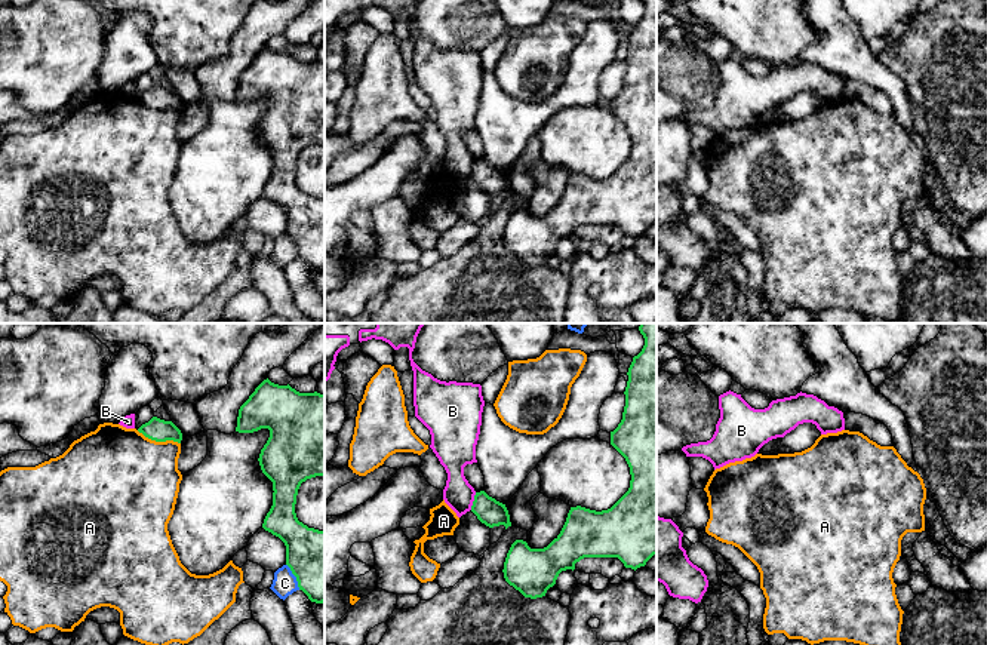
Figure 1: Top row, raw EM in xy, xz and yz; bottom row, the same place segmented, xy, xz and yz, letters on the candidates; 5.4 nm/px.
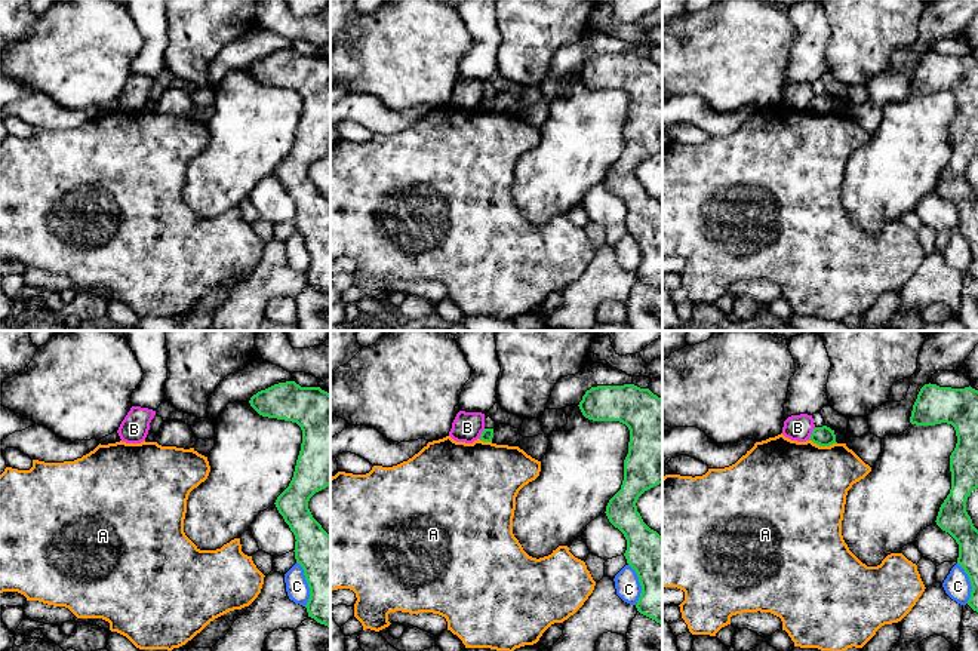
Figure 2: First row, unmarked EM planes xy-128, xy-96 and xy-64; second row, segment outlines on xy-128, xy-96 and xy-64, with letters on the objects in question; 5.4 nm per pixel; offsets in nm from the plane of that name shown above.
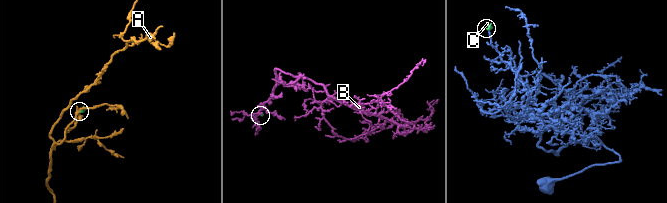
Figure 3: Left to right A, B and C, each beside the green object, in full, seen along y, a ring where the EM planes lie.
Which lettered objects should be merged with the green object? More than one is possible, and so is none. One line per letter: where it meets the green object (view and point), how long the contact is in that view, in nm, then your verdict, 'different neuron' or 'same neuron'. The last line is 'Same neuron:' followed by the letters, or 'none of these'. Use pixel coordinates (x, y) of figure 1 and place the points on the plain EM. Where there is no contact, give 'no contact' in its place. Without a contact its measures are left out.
A: meets green in xy at (159, 108); contact 260 nm long; different neuron
B: meets green in xz at (473, 169); contact 100 nm long; different neuron
C: meets green in xy at (295, 243); contact 160 nm long; different neuron
Same neuron: none of these

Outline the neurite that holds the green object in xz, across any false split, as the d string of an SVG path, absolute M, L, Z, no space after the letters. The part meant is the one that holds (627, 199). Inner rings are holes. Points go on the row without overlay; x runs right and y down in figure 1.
M640 0L645 6L642 19L633 25L628 36L625 55L625 74L622 87L611 99L611 113L625 126L630 135L628 159L608 178L596 179L581 173L571 175L560 202L544 216L531 216L526 209L516 208L504 230L505 249L525 265L545 264L556 252L562 239L575 237L575 231L584 225L618 225L625 236L637 237L657 222L657 0Z

